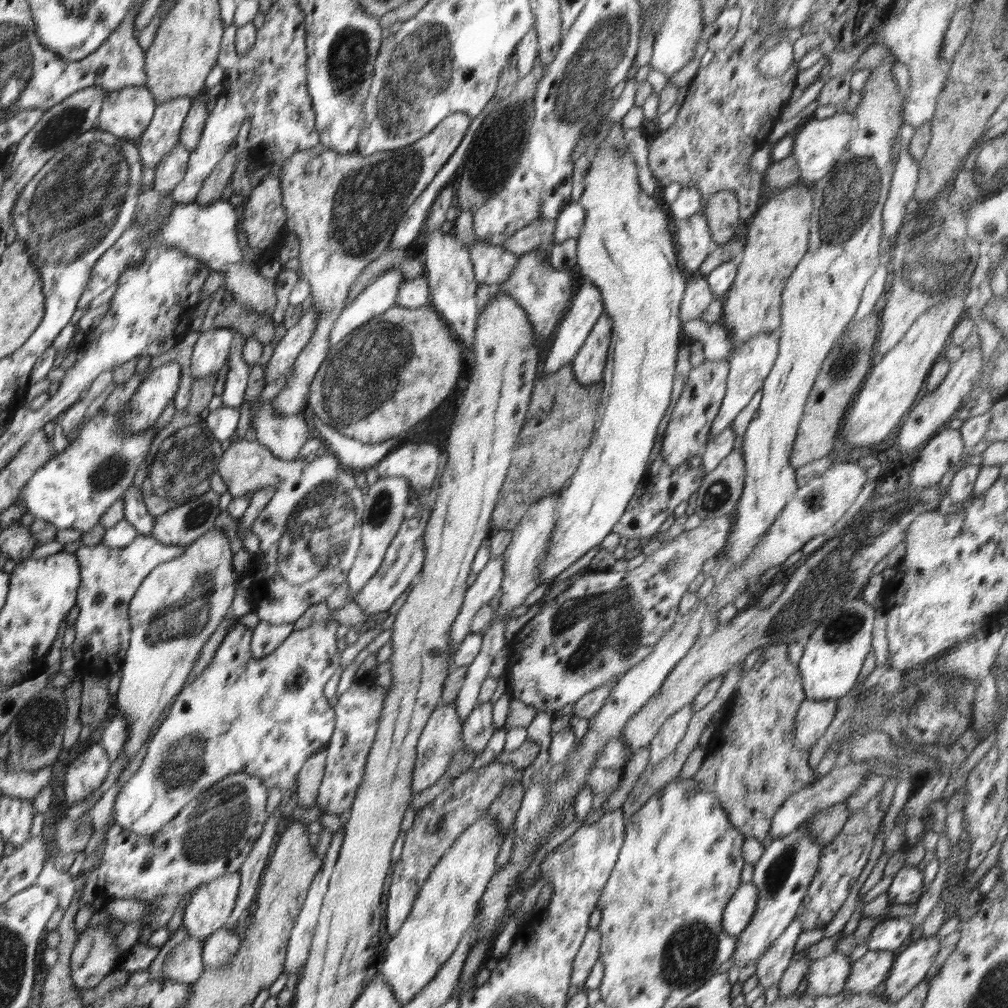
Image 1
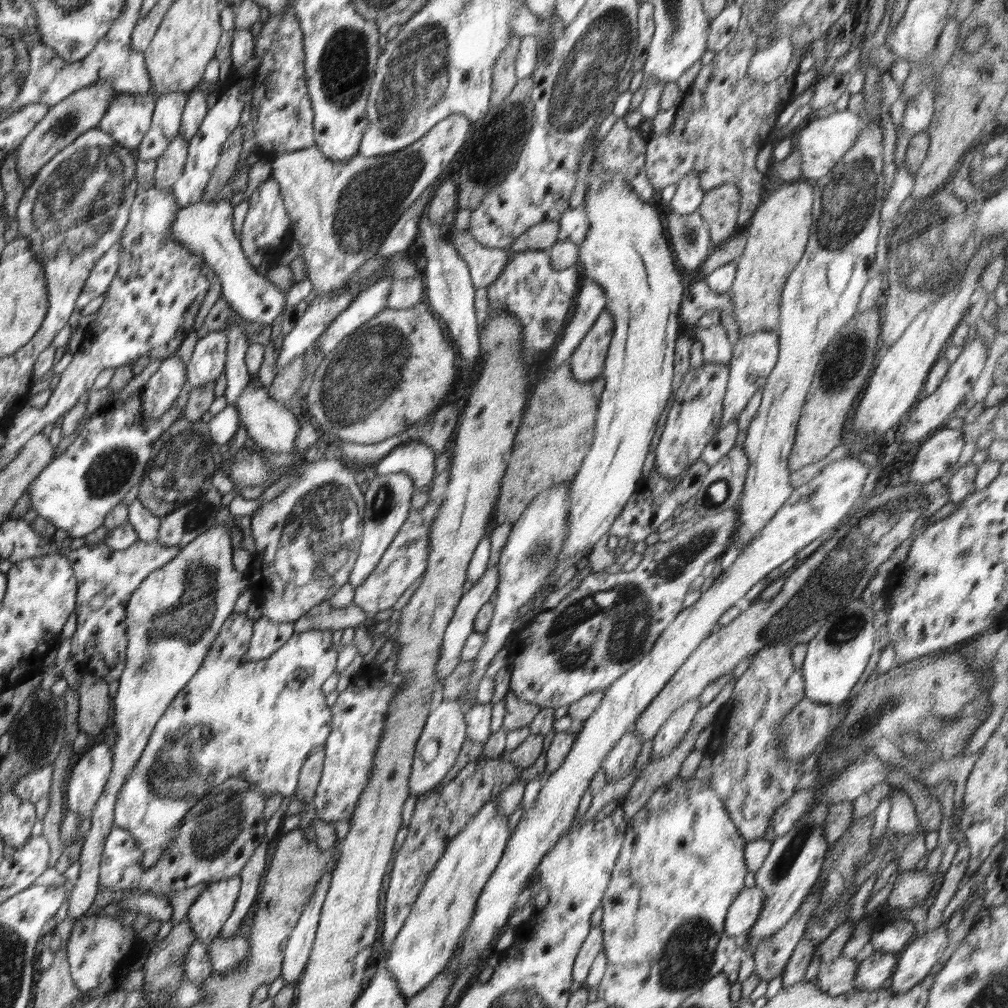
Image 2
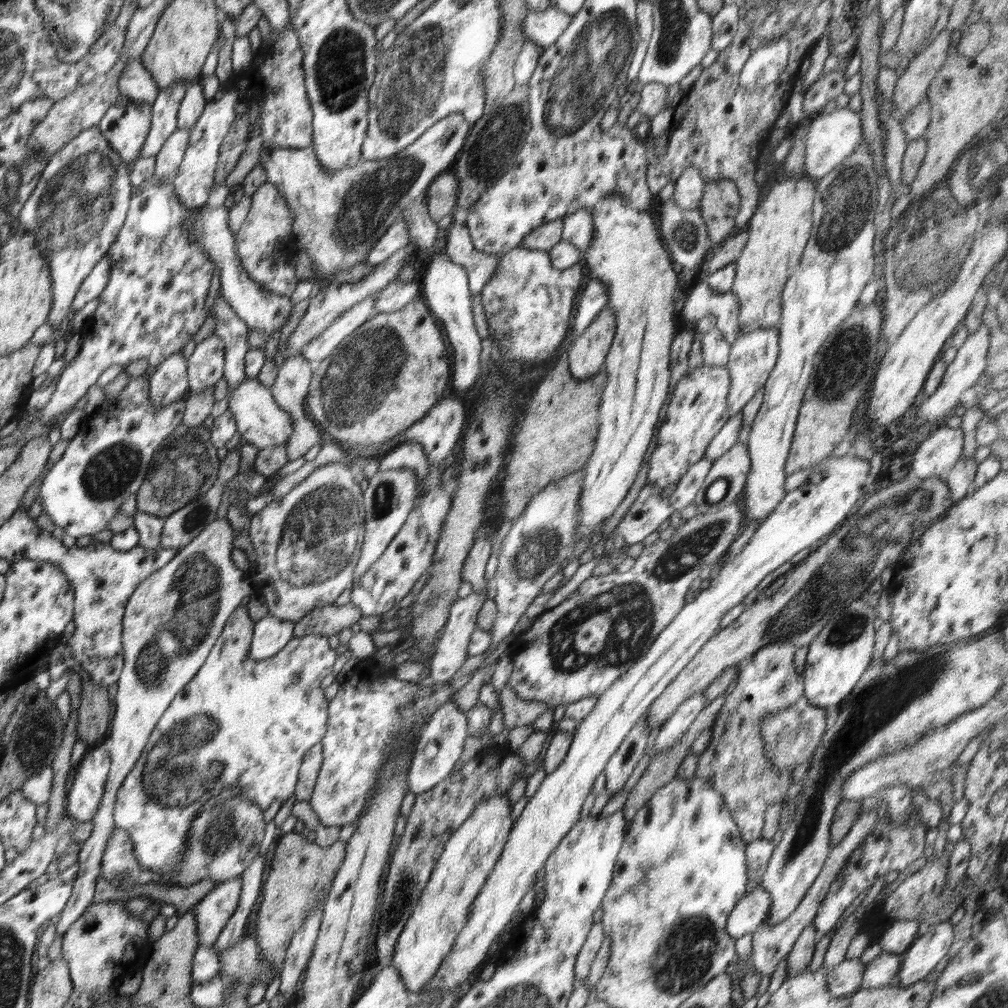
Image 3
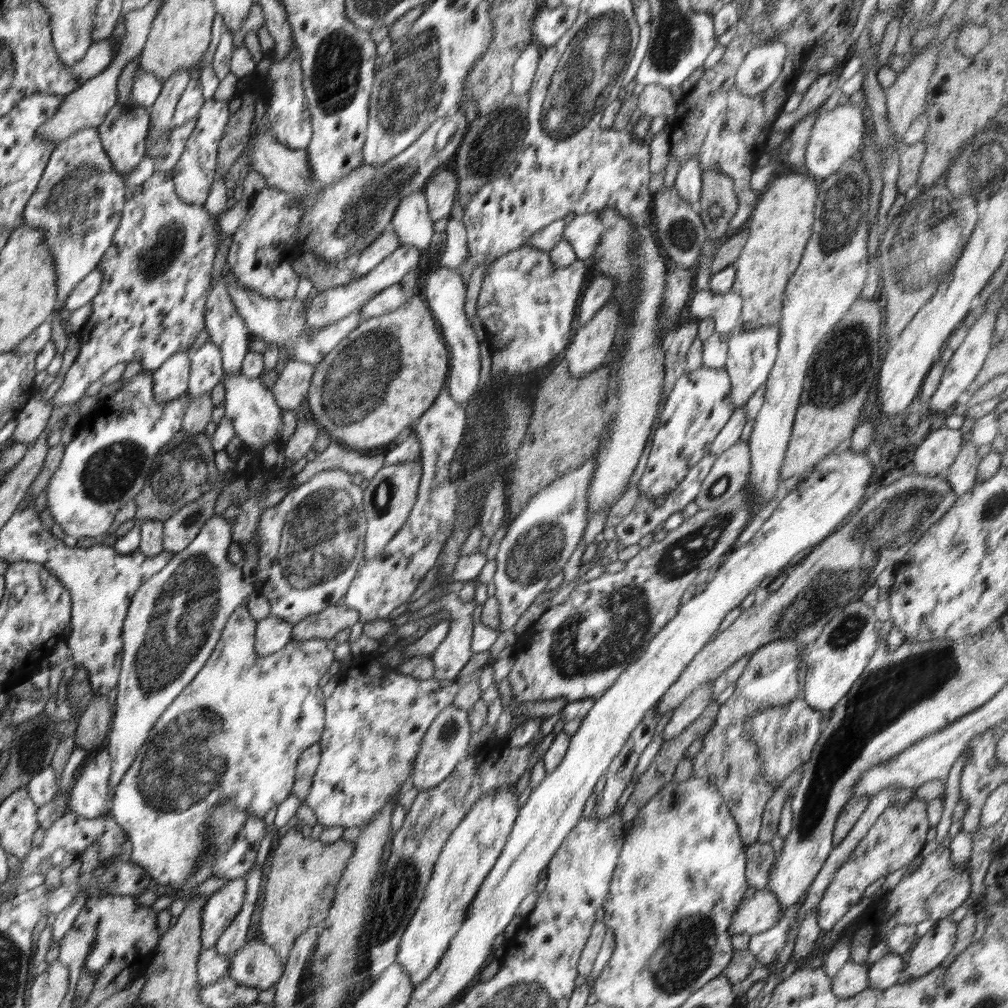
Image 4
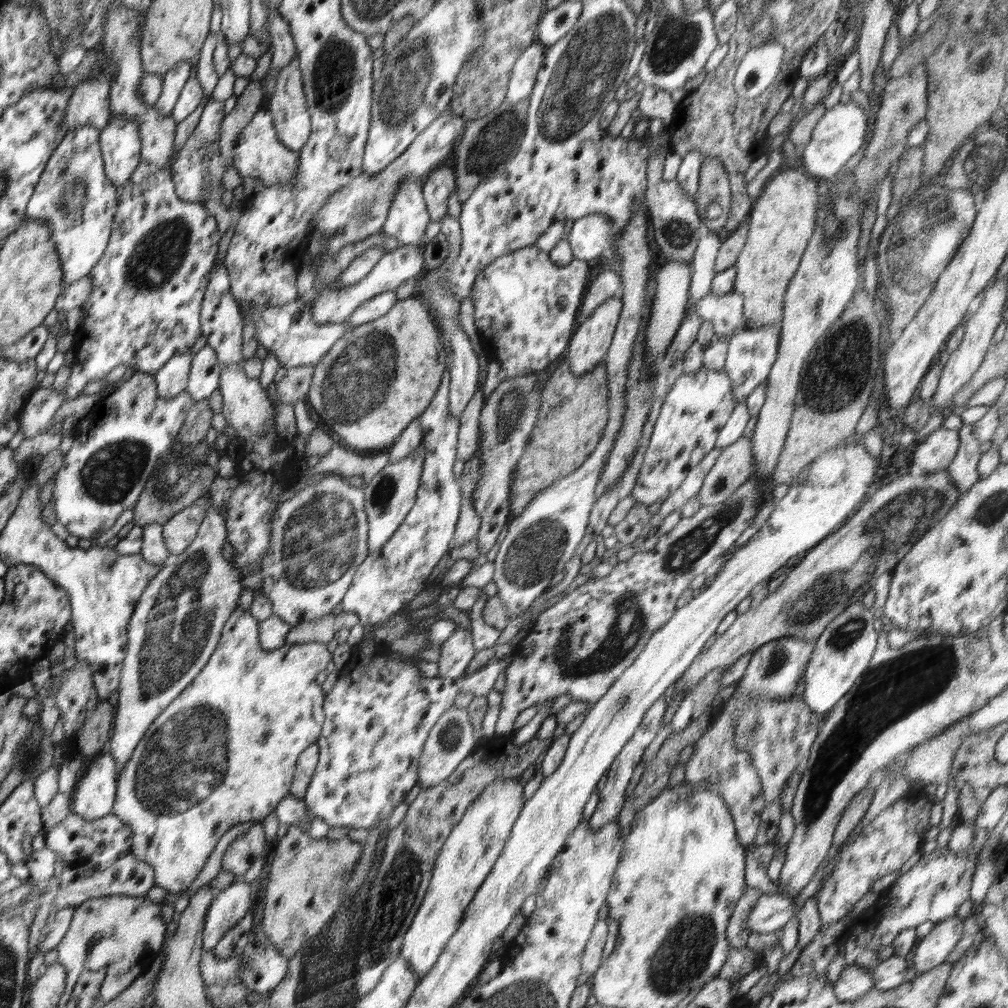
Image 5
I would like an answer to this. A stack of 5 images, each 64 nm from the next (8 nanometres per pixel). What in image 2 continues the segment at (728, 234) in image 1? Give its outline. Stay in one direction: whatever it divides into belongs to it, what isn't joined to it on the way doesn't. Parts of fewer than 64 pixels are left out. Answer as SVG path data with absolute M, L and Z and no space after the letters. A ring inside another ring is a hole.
M734 185L718 186L704 193L697 211L705 220L715 247L722 246L738 231L740 205L741 196Z

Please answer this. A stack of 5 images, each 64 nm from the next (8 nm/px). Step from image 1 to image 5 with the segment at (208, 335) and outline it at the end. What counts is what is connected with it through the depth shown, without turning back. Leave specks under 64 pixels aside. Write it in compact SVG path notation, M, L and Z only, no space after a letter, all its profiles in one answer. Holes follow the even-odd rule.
M206 345L192 355L189 380L184 392L195 401L208 399L210 394L219 388L223 367L218 362L216 351L211 346Z

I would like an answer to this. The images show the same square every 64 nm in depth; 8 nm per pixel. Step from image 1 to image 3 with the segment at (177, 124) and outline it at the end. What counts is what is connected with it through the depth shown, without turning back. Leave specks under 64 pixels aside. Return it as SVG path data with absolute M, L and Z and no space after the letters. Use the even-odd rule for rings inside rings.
M174 81L165 89L160 89L157 98L152 103L151 128L146 141L140 149L141 157L156 156L172 132L178 129L178 110L184 99L186 85Z

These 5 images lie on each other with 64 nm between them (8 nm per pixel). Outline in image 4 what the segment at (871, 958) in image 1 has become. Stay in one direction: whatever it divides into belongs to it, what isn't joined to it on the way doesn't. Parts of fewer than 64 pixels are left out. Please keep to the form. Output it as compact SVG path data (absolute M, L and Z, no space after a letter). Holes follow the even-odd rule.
M888 953L882 959L872 963L867 974L869 987L884 990L898 984L900 974L905 967L906 956Z

